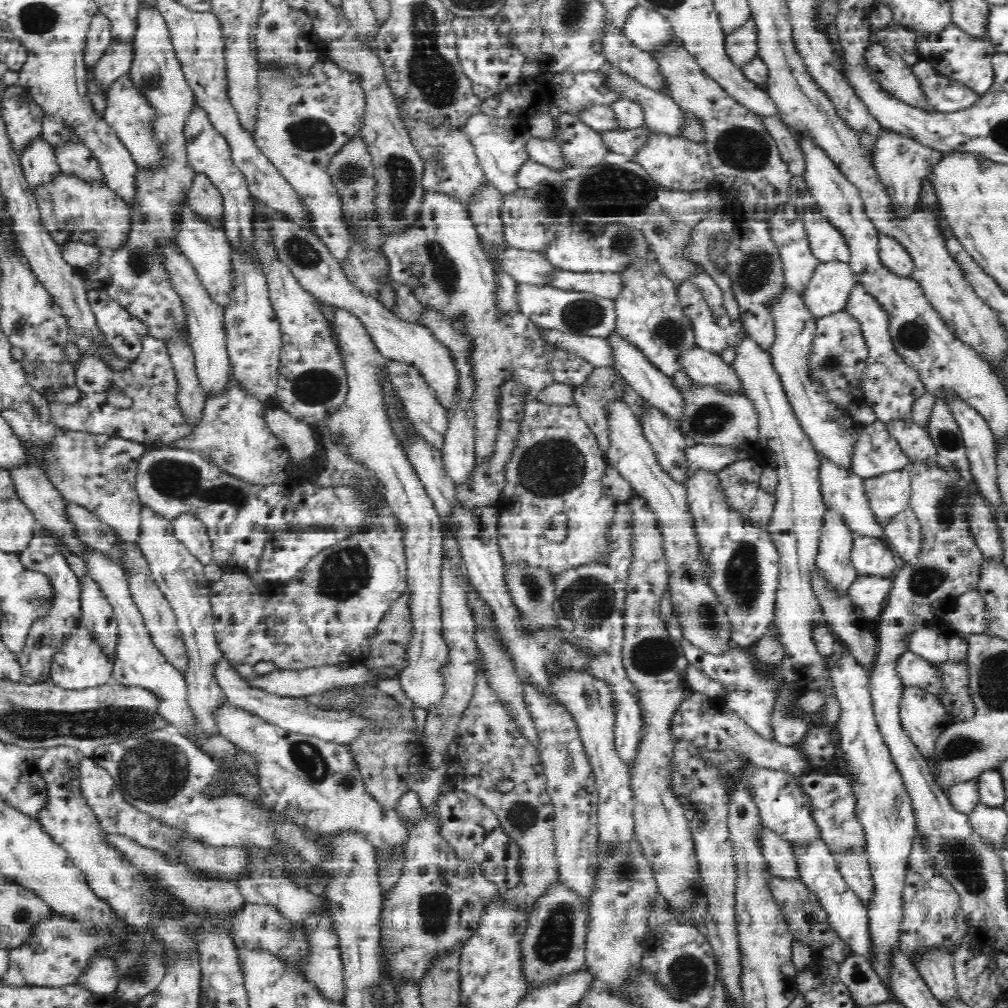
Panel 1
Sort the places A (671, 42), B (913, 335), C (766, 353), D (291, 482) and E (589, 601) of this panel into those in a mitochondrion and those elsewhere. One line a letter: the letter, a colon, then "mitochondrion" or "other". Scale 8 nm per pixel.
A: other
B: mitochondrion
C: other
D: other
E: mitochondrion

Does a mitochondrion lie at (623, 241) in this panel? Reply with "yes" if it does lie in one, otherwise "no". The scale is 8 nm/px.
yes

